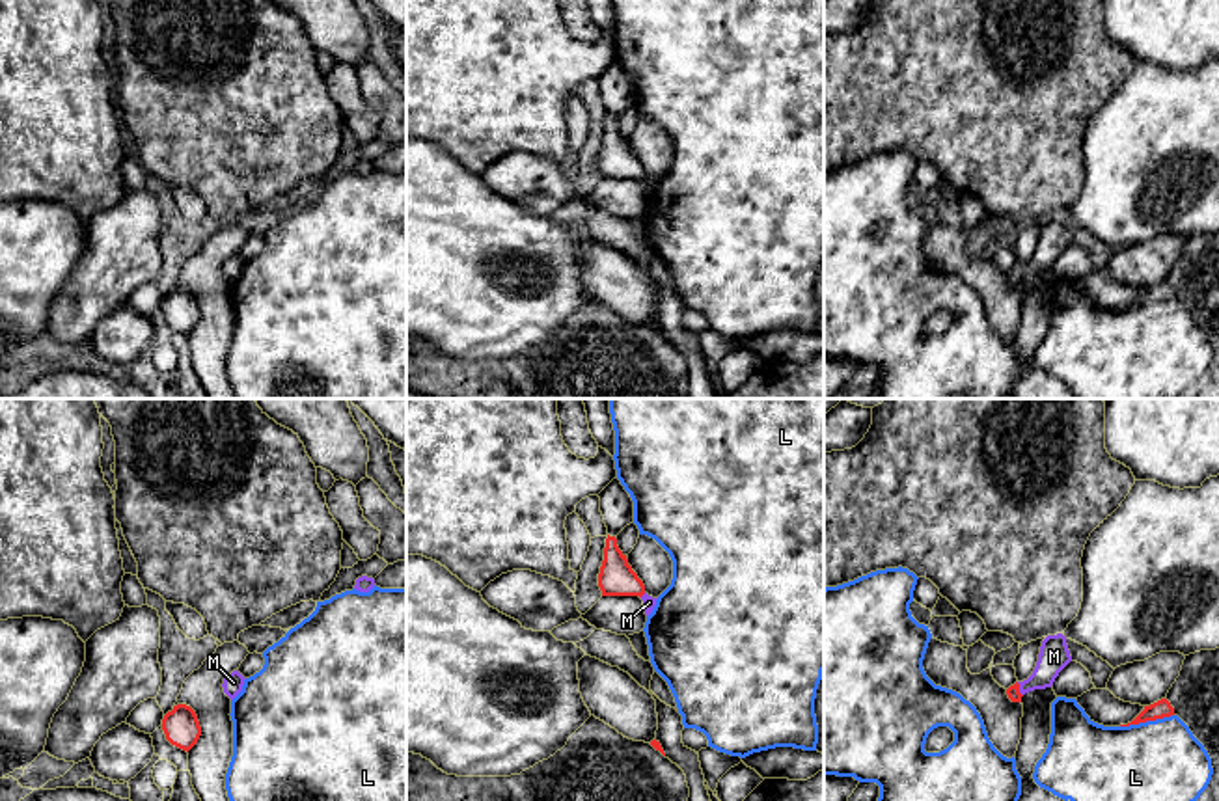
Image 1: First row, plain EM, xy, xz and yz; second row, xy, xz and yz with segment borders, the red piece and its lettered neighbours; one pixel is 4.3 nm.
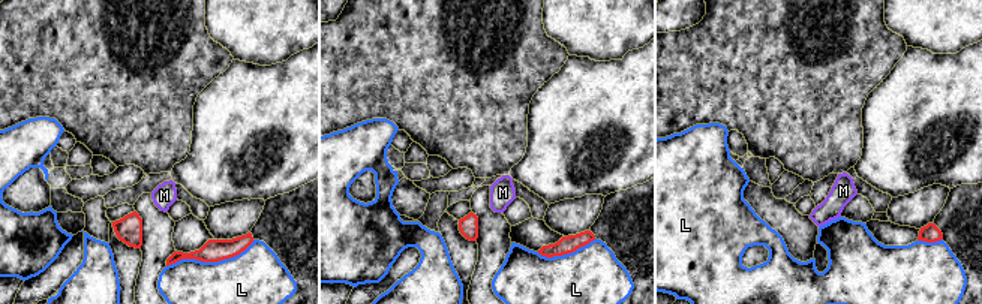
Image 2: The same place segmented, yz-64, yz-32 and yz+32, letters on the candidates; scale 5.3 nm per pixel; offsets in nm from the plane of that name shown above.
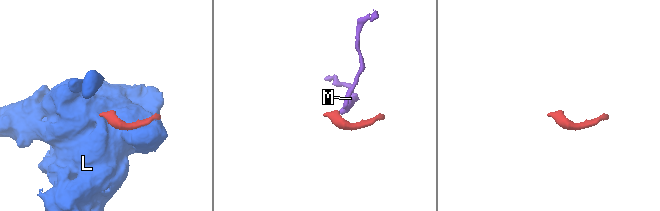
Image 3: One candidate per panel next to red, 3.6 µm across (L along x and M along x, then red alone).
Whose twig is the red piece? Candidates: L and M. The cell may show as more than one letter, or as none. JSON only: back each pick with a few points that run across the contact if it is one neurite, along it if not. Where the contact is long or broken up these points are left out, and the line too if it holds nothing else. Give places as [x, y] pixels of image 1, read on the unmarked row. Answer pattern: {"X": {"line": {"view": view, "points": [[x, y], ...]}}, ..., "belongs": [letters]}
{"M": {"line": {"view": "yz", "points": [[1013, 274], [1018, 272], [1027, 269], [1054, 239]]}}, "belongs": ["M"]}

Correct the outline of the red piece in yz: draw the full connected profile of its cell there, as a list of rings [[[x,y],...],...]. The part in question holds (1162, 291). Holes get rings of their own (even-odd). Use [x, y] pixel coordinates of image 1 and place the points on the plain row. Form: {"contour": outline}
{"contour": [[[1161,281],[1150,289],[1144,289],[1144,292],[1131,305],[1120,307],[1120,309],[1139,307],[1146,304],[1171,300],[1171,298],[1174,298],[1174,291],[1171,289],[1167,281]]]}

